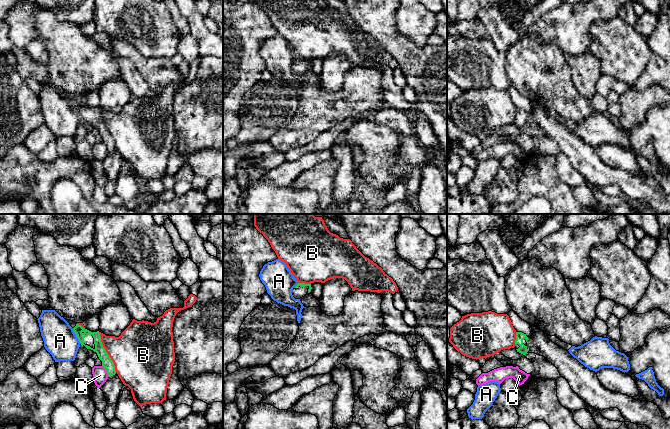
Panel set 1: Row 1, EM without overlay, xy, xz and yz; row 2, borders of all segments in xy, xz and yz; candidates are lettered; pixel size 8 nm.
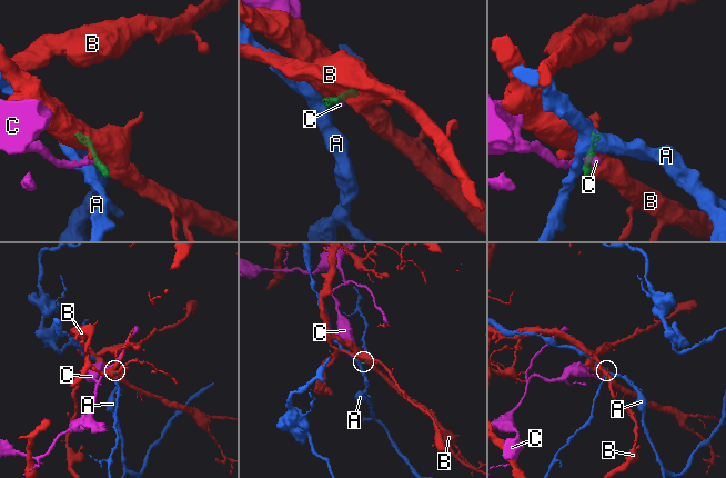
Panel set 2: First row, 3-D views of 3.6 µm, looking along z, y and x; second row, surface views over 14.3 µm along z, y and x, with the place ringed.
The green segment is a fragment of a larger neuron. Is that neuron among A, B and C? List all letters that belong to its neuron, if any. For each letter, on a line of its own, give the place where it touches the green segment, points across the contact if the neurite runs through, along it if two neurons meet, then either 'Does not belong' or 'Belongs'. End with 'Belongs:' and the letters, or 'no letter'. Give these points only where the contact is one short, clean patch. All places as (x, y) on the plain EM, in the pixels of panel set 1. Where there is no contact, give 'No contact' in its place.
A: Touches green at xy (76, 111). Boundary: xy (72, 104), (80, 119). Does not belong
B: Touches green at xy (106, 128). Does not belong
C: Touches green at xy (106, 146). Boundary: xy (102, 141), (108, 152). Does not belong
Belongs: no letter

